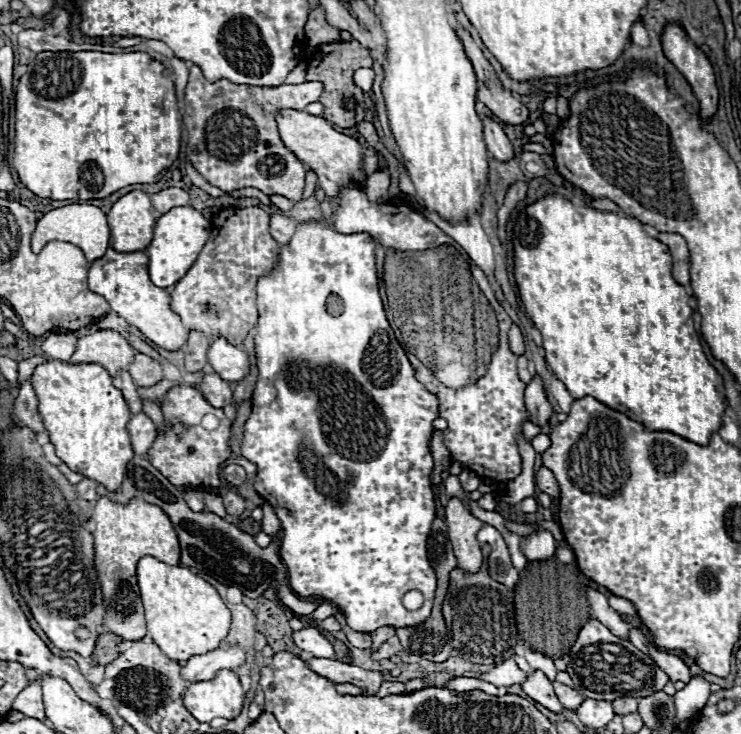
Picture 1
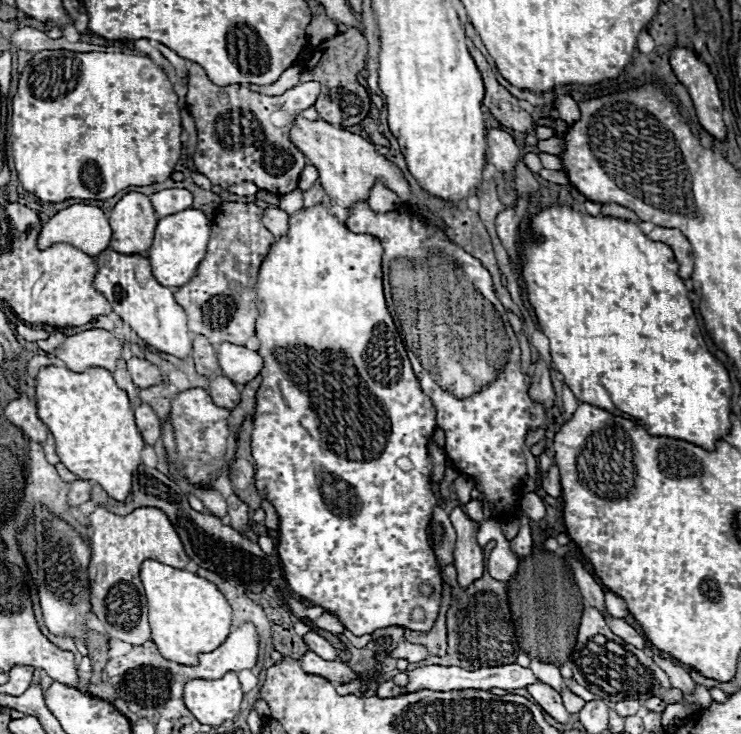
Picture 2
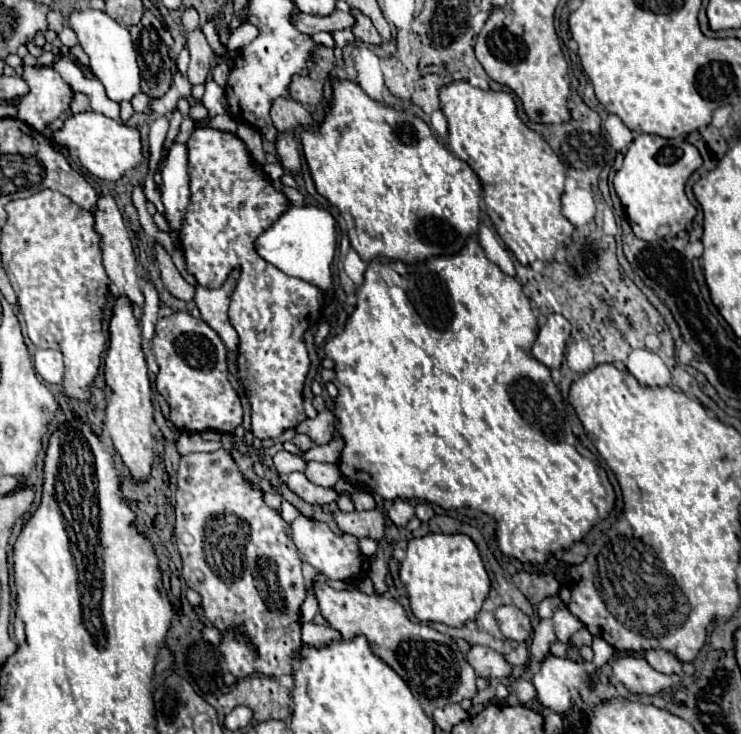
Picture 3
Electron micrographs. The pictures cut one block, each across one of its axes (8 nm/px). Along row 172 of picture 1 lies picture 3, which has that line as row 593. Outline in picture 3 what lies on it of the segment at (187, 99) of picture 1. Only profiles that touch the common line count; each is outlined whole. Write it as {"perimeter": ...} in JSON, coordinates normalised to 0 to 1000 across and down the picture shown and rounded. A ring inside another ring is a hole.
{"perimeter":[[[302,613],[286,619],[259,616],[246,621],[238,684],[238,738],[248,766],[248,787],[251,796],[273,812],[278,842],[302,861],[294,886],[300,888],[308,916],[316,924],[329,924],[343,916],[372,924],[394,918],[394,894],[408,883],[405,826],[413,812],[413,796],[408,787],[408,763],[394,738],[391,714],[356,687],[351,670],[332,662],[318,629]],[[321,850],[348,877],[348,891],[313,866],[313,856]]]}

